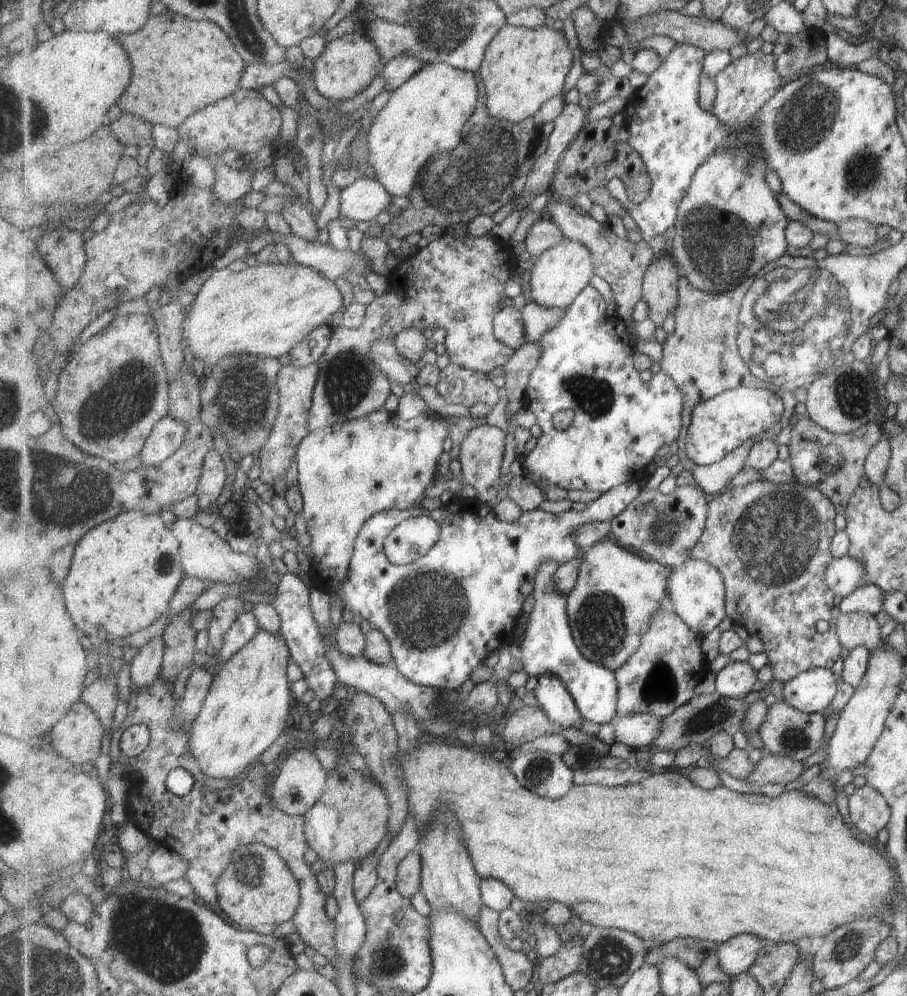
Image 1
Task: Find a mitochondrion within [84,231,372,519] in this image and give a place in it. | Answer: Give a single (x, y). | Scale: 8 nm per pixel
(241, 399)

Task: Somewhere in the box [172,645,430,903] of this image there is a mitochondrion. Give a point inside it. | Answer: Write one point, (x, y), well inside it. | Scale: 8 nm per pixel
(250, 870)

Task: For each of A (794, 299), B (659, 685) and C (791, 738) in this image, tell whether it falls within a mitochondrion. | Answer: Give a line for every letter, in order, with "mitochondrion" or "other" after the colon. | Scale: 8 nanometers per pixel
A: mitochondrion
B: mitochondrion
C: mitochondrion

